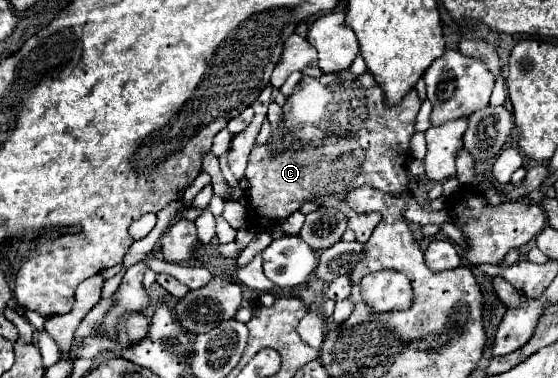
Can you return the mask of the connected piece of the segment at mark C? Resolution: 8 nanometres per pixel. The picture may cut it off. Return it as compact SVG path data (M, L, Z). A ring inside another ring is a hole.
M341 70L335 74L323 74L319 78L305 76L295 88L291 96L287 96L287 102L283 104L283 114L279 126L283 128L285 136L291 136L291 146L285 150L277 150L273 146L273 140L269 138L265 144L255 144L249 156L245 178L249 180L247 188L247 222L255 230L271 230L279 226L291 212L299 210L305 202L317 202L319 206L333 206L333 208L345 208L349 214L349 228L355 232L359 242L367 242L375 226L381 222L381 214L357 214L347 206L347 194L353 188L359 186L372 186L399 198L405 198L405 220L417 222L421 226L425 224L439 224L449 220L447 210L439 212L427 212L415 202L415 196L409 190L409 176L405 168L405 158L409 154L409 140L415 132L415 116L421 106L421 100L417 96L417 90L409 90L407 96L397 106L385 104L385 94L381 86L375 82L375 78L365 72L361 76L355 76L351 70Z

